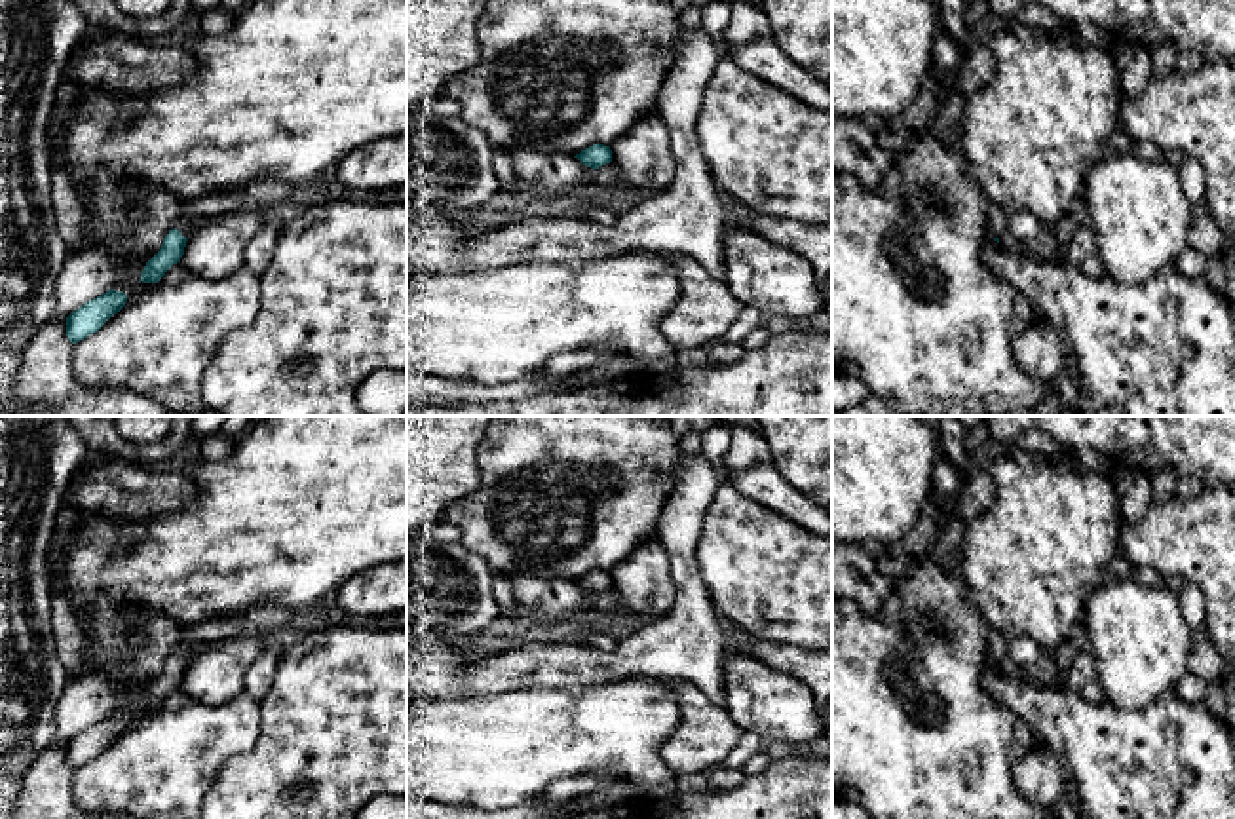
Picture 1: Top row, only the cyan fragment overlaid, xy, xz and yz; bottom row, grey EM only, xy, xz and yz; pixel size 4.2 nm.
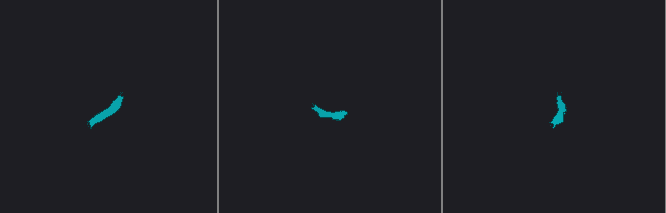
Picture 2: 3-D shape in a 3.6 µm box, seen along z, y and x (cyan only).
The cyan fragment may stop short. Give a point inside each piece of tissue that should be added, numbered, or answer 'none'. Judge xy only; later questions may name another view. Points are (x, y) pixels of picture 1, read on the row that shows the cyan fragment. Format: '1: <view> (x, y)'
1: xy (259, 194)

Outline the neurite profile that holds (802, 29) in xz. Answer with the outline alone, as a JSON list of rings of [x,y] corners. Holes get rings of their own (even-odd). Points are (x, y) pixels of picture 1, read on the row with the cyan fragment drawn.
[[[756,0],[770,19],[771,38],[815,78],[832,80],[832,0]]]

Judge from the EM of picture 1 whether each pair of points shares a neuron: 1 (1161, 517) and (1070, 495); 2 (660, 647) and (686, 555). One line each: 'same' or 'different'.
1: different
2: same

